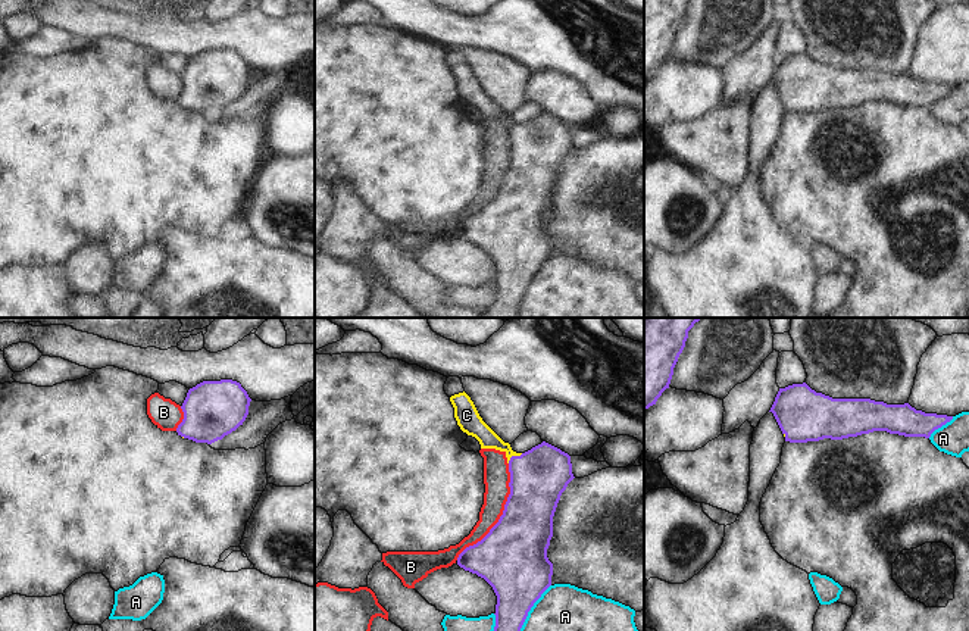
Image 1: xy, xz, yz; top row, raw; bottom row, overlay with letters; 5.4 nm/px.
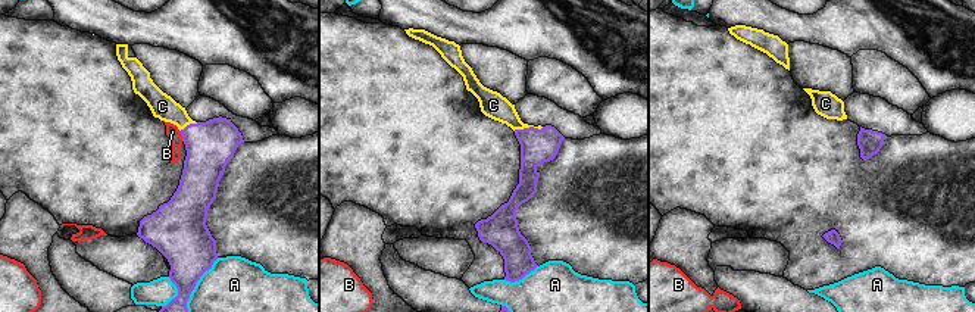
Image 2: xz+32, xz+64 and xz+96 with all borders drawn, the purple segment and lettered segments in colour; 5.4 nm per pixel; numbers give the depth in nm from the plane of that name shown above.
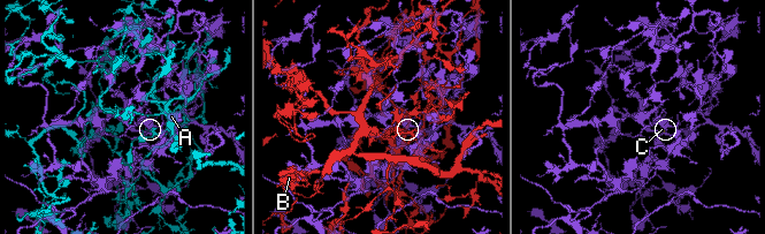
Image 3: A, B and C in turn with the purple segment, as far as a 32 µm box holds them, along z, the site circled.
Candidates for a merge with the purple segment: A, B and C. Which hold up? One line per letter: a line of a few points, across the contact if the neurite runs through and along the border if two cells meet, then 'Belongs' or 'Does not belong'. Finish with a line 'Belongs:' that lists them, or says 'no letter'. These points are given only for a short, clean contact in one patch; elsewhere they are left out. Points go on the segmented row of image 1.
A: Does not belong
B: Does not belong
C: Line: xz (538, 477), (513, 456), (478, 428). Belongs
Belongs: C.

